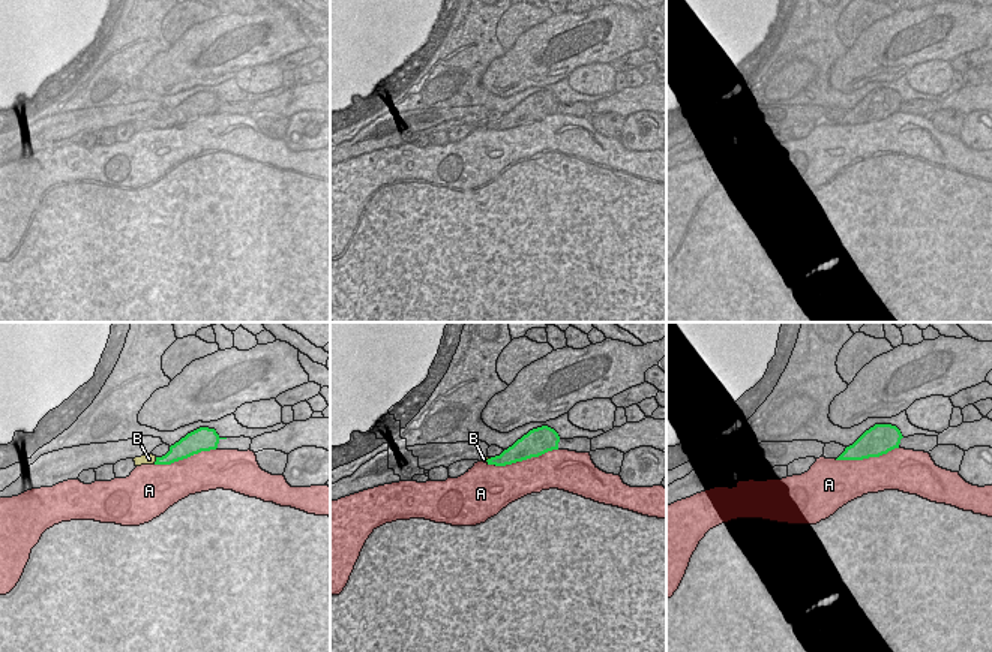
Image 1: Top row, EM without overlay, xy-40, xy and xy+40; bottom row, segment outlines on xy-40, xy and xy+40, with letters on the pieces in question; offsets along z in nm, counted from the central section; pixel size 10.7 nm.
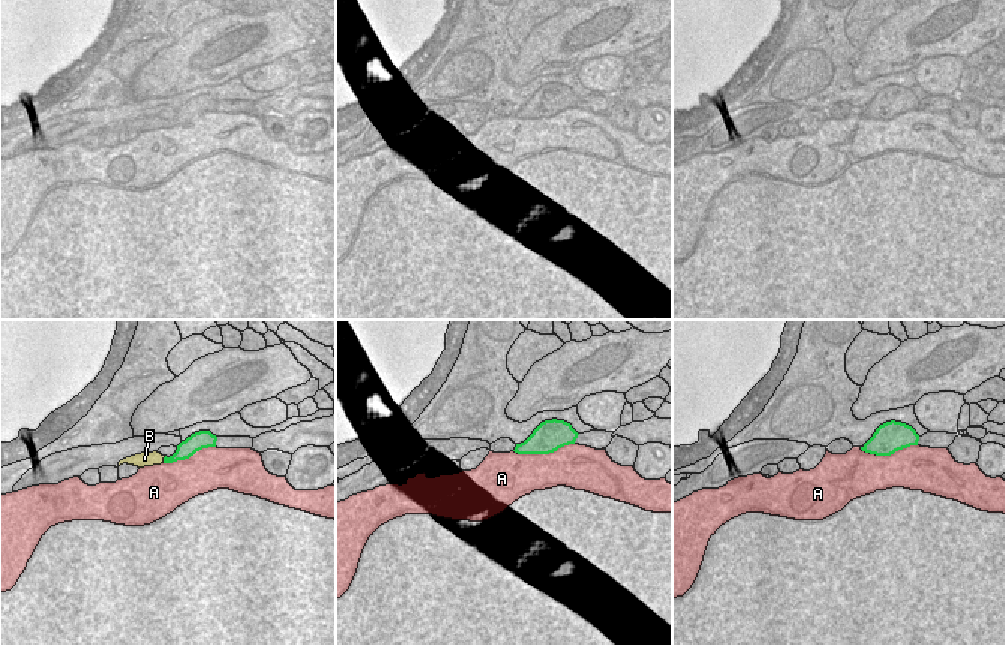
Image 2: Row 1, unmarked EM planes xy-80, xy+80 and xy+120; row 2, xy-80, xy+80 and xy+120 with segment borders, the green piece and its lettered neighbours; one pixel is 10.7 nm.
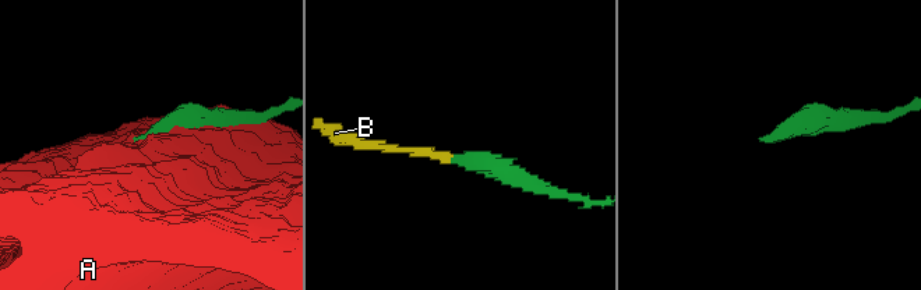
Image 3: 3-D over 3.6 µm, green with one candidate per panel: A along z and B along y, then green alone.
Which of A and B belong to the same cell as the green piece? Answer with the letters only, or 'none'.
B

